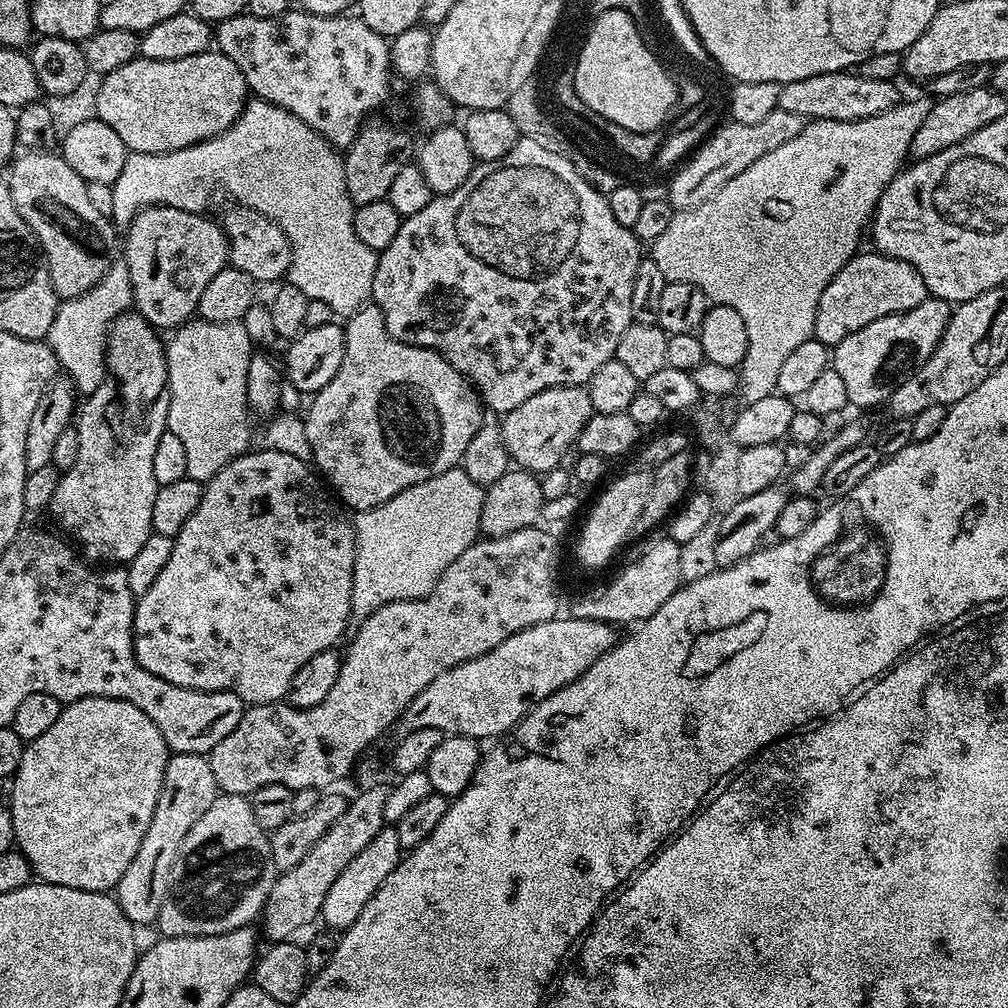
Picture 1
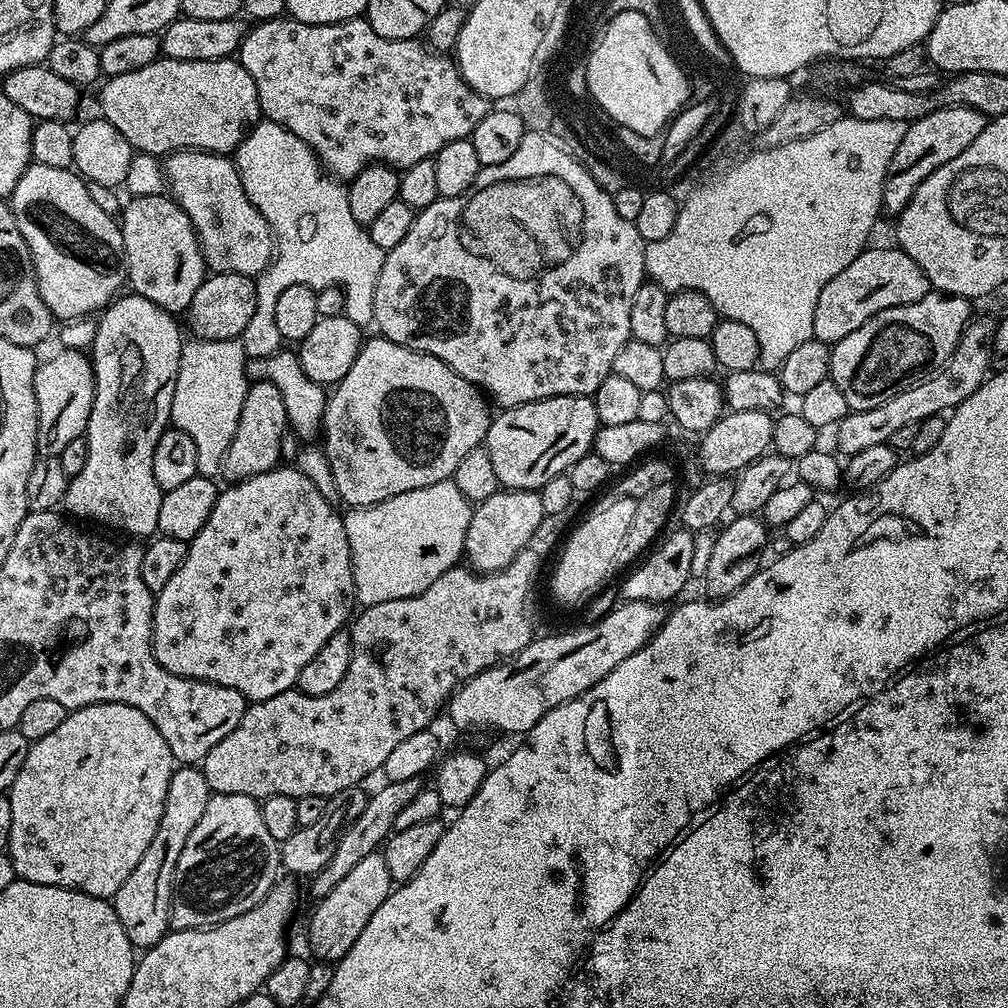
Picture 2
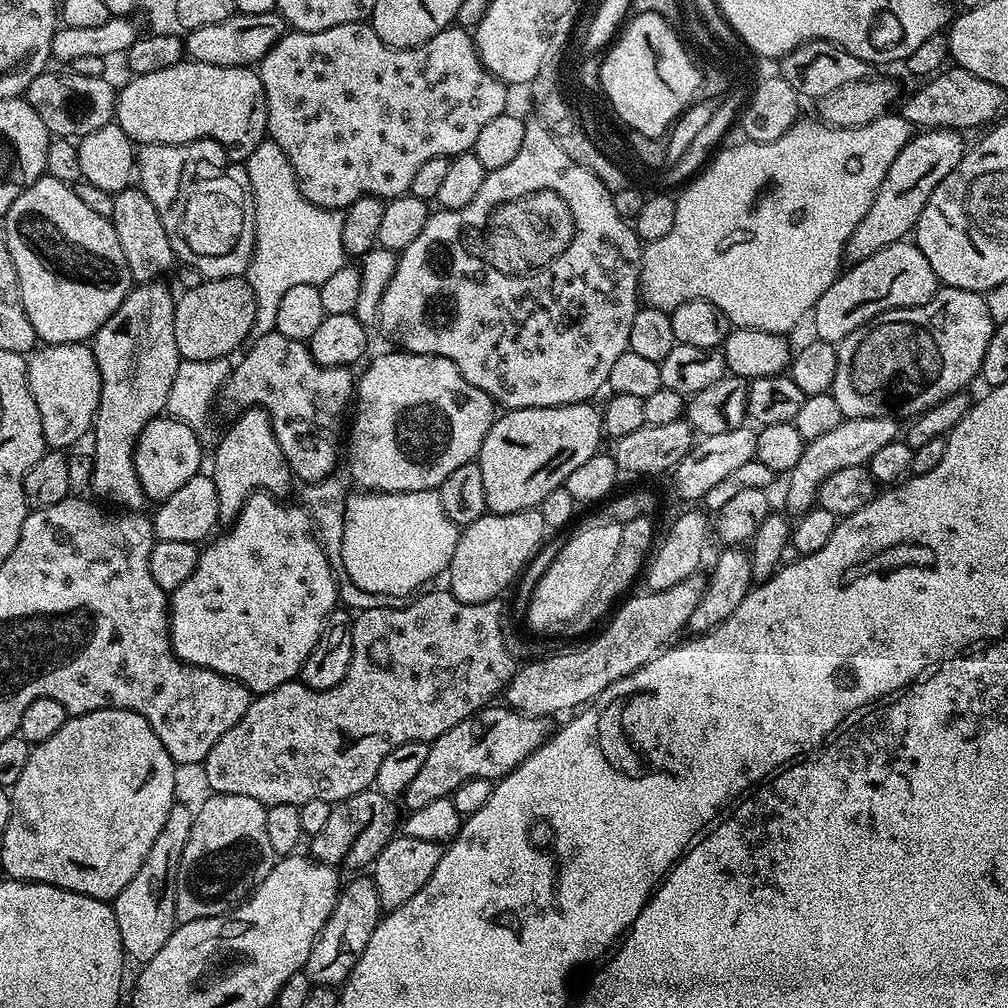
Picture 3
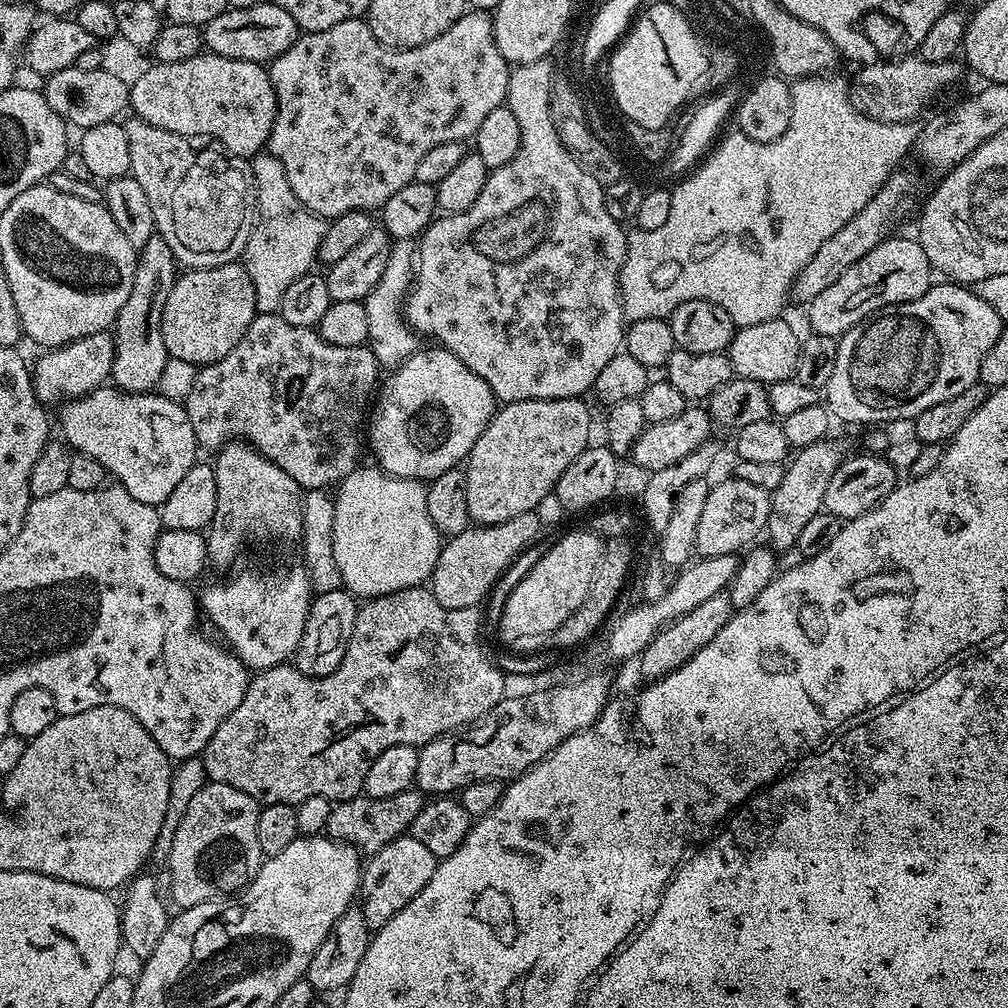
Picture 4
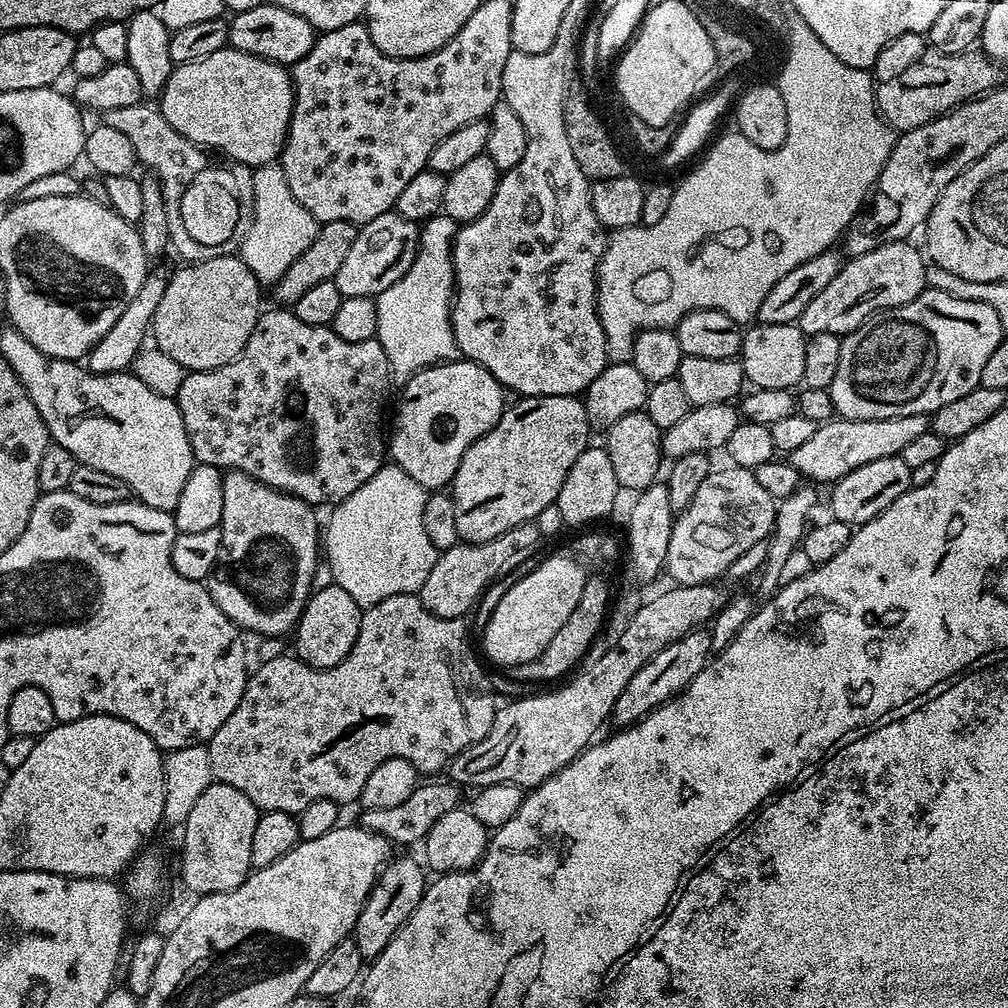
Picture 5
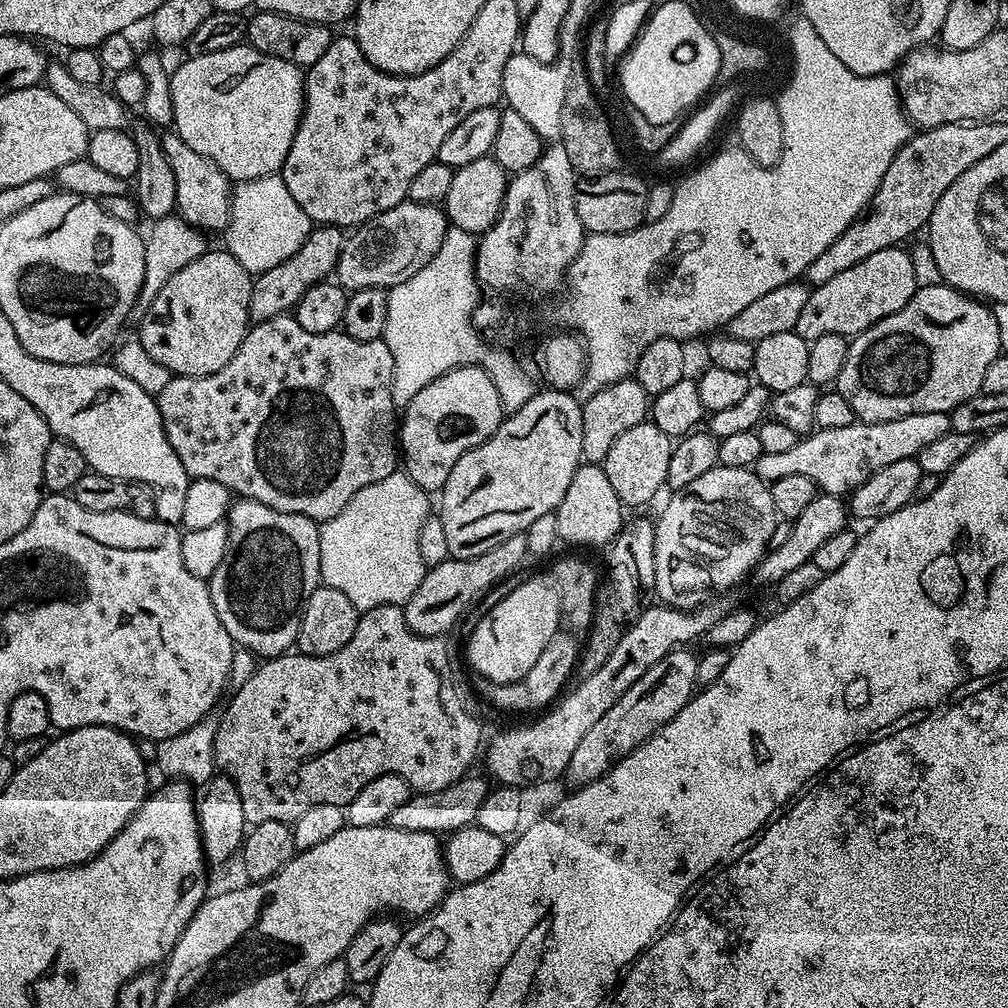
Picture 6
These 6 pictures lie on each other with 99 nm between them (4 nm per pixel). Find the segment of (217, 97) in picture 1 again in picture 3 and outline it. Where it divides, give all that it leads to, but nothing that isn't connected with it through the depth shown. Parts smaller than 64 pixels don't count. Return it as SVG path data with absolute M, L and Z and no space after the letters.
M185 59L166 70L154 70L150 74L133 75L132 81L119 89L116 98L115 123L137 145L188 144L192 140L217 140L232 152L247 154L254 151L266 138L268 107L262 90L259 71L251 67L214 66L206 62Z

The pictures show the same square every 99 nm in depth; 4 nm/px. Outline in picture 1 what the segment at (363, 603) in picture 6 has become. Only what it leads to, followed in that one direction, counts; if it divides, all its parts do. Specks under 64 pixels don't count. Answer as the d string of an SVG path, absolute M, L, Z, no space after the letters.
M457 466L430 478L426 482L418 482L402 494L382 502L365 512L355 513L354 527L356 529L356 557L354 558L354 586L352 592L384 594L384 601L420 600L434 590L438 578L481 535L480 515L485 489L479 484L470 482L463 467Z

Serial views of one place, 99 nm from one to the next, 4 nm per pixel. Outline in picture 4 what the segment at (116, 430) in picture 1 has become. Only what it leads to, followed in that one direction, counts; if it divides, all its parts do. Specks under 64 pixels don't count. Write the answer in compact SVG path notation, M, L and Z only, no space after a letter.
M153 234L146 246L138 249L130 298L126 298L126 306L122 306L122 310L116 315L116 353L110 380L121 392L151 393L160 383L162 366L166 366L170 359L166 342L162 342L162 310L166 310L166 298L170 298L170 290L177 275L176 255L159 234Z

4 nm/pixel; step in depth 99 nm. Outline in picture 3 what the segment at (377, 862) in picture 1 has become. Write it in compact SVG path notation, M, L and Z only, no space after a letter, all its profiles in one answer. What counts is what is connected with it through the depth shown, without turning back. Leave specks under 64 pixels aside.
M364 878L364 880L352 880L347 884L348 881L339 889L334 910L317 934L308 961L302 969L312 979L313 985L343 985L351 974L352 967L358 962L362 950L366 950L370 934L374 934L376 925L382 919L382 905L373 881Z

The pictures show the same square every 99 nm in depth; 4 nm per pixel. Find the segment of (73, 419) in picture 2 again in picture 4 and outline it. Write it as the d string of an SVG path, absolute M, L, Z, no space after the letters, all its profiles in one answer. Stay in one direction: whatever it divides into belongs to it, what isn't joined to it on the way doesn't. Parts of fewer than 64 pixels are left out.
M105 330L40 354L44 356L38 357L36 365L33 363L30 368L32 385L40 403L51 406L59 396L64 402L76 400L101 387L112 375L115 353L116 341L113 333Z

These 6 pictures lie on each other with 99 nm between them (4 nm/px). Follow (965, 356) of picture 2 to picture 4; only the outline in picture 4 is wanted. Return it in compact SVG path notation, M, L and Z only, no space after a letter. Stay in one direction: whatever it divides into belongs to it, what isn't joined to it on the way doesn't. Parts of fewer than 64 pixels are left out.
M825 438L801 448L787 461L782 482L778 482L778 486L770 494L772 505L768 515L766 537L768 536L767 543L773 552L791 553L802 534L803 527L810 522L810 518L814 518L823 509L826 486L830 486L834 470L838 470L838 466L846 458L843 446L832 439Z

